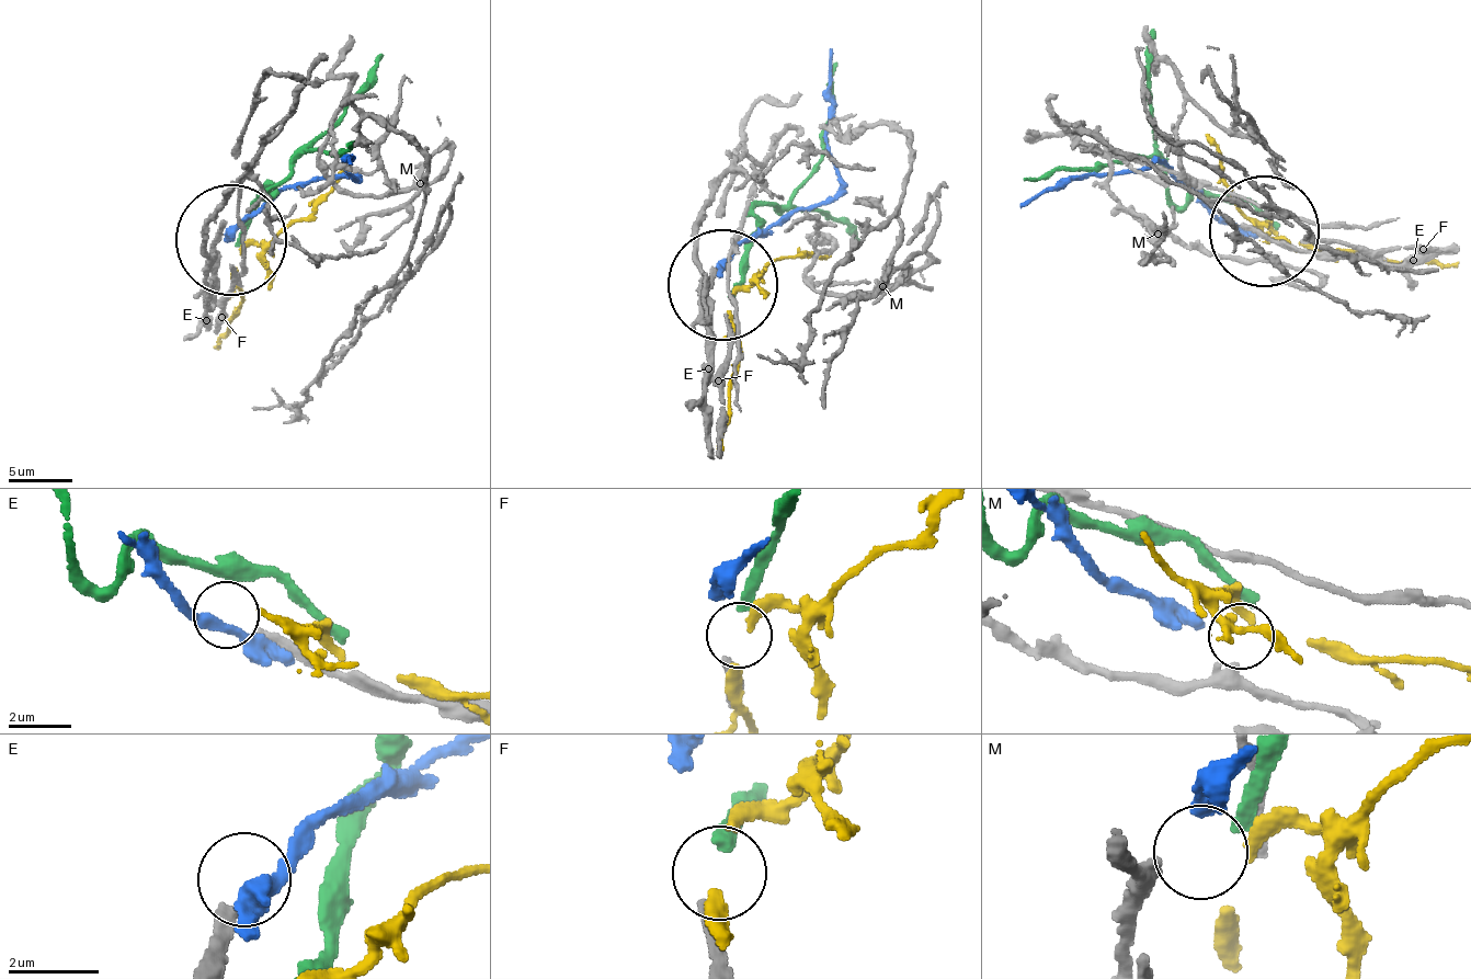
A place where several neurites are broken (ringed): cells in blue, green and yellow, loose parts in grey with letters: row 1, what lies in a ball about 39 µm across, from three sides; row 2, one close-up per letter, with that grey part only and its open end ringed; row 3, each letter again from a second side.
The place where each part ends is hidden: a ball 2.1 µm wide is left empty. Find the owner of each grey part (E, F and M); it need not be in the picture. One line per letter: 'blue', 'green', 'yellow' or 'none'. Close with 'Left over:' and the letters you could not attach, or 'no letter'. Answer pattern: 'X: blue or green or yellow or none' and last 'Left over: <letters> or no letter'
E: none
F: green
M: yellow
Left over: E

